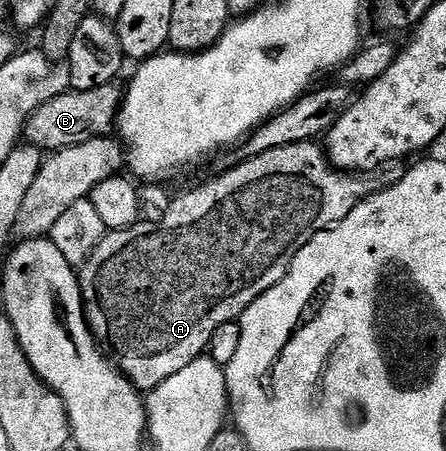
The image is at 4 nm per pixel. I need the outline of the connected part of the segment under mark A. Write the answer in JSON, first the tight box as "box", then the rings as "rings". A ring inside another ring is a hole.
{"box":[78,142,408,393],"rings":[[[317,142],[297,143],[296,145],[280,145],[280,149],[268,149],[268,153],[260,153],[251,159],[238,161],[231,171],[223,173],[219,179],[210,179],[203,187],[194,187],[187,195],[182,195],[179,199],[174,199],[166,207],[166,212],[159,217],[155,223],[145,223],[139,221],[132,227],[125,227],[119,231],[107,230],[106,235],[96,245],[94,251],[87,257],[87,261],[80,268],[78,284],[82,286],[82,303],[86,306],[86,321],[90,325],[90,330],[94,332],[94,338],[112,356],[113,362],[119,371],[138,388],[139,392],[149,393],[155,387],[159,387],[168,377],[173,377],[180,373],[192,361],[203,358],[206,346],[214,339],[214,334],[221,327],[226,327],[230,322],[241,320],[242,314],[268,289],[272,289],[288,273],[296,253],[312,241],[319,231],[329,231],[352,209],[356,209],[358,203],[363,203],[368,197],[377,195],[386,187],[396,185],[408,170],[405,162],[385,163],[374,171],[356,171],[351,174],[348,171],[340,171],[330,162],[329,155]]]}

